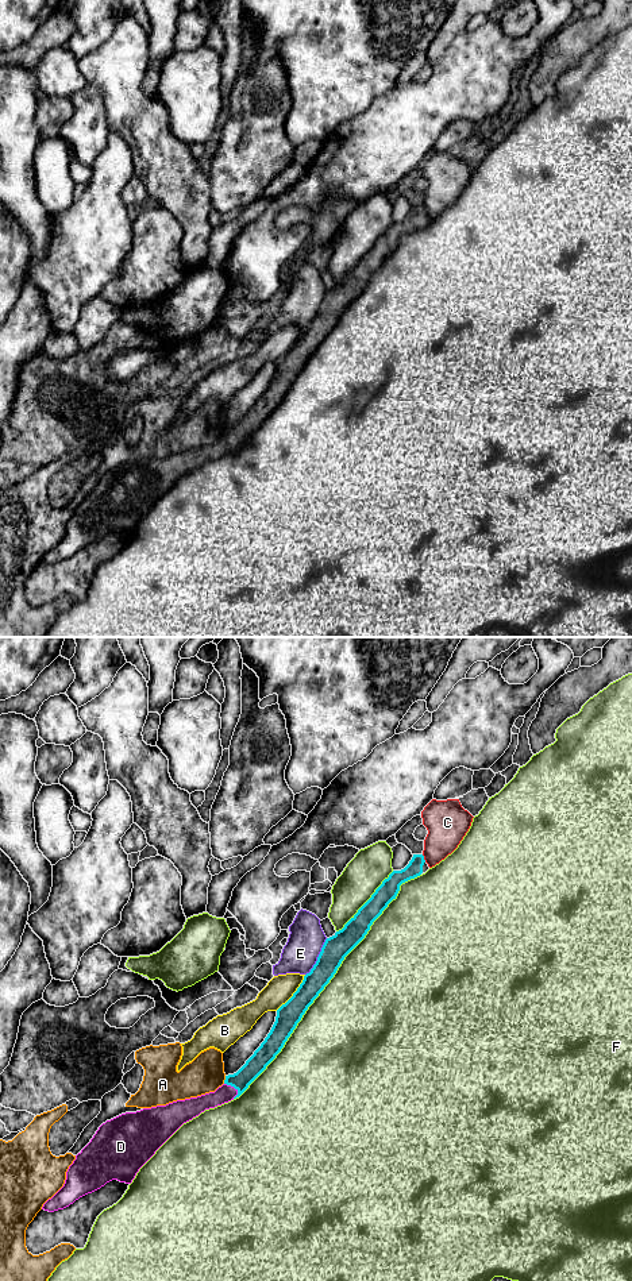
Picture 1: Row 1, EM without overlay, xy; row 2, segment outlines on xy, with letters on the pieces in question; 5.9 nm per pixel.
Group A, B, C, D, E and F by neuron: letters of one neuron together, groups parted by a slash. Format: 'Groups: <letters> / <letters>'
Groups: A / B / C / D / E / F

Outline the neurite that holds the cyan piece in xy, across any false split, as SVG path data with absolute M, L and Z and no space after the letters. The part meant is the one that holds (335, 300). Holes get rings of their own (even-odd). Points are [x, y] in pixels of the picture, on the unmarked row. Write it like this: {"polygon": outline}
{"polygon": "M413 207L404 221L393 223L389 229L382 234L371 250L342 282L325 292L311 324L304 328L302 335L293 348L277 362L275 374L265 393L236 425L226 428L221 439L215 444L197 449L177 452L166 458L143 460L136 464L126 464L103 475L90 494L76 508L76 512L69 518L63 539L43 556L42 562L49 564L63 562L80 549L100 541L112 532L131 536L139 521L184 475L199 468L205 462L215 460L239 449L281 404L308 359L334 329L344 309L365 290L373 274L382 266L388 256L396 251L400 238L423 225L424 215L423 207Z"}

